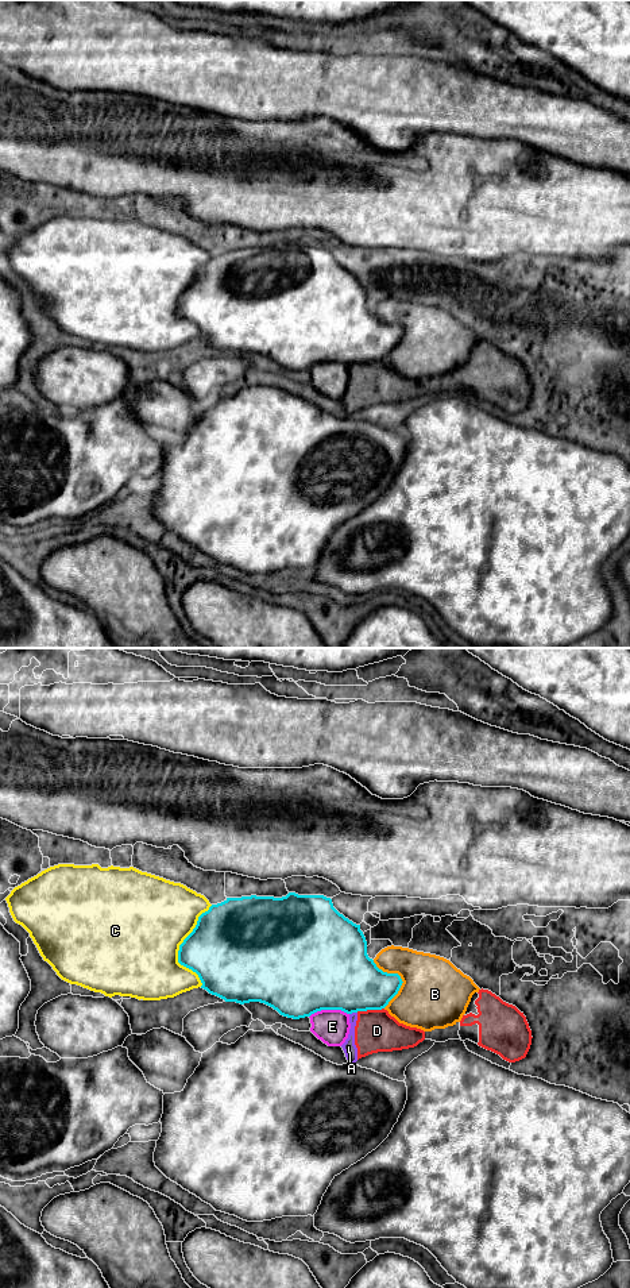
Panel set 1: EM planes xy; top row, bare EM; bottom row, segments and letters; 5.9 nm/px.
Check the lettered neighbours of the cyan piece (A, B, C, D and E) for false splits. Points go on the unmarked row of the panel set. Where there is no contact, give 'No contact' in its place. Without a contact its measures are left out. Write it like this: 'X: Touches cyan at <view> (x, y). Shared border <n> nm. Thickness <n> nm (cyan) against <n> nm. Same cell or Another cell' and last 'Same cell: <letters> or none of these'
A: Touches cyan at xy (352, 363). Shared border 50 nm. Thickness 440 nm (cyan) against 80 nm. Another cell
B: Touches cyan at xy (399, 330). Shared border 300 nm. Thickness 300 nm (cyan) against 400 nm. Another cell
C: Touches cyan at xy (180, 300). Shared border 500 nm. Thickness 420 nm (cyan) against 480 nm. Another cell
D: Touches cyan at xy (370, 361). Shared border 170 nm. Thickness 380 nm (cyan) against 240 nm. Another cell
E: Touches cyan at xy (328, 361). Shared border 240 nm. Thickness 500 nm (cyan) against 200 nm. Another cell
Same cell: none of these

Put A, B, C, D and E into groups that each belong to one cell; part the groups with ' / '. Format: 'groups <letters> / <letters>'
groups A D / B / C / E

